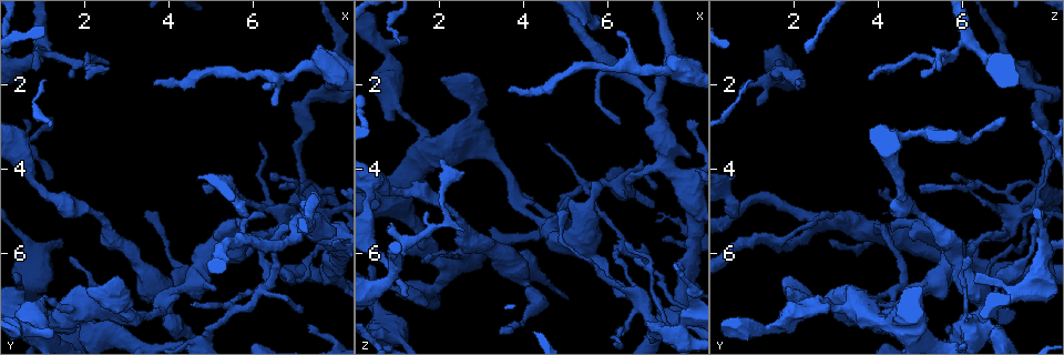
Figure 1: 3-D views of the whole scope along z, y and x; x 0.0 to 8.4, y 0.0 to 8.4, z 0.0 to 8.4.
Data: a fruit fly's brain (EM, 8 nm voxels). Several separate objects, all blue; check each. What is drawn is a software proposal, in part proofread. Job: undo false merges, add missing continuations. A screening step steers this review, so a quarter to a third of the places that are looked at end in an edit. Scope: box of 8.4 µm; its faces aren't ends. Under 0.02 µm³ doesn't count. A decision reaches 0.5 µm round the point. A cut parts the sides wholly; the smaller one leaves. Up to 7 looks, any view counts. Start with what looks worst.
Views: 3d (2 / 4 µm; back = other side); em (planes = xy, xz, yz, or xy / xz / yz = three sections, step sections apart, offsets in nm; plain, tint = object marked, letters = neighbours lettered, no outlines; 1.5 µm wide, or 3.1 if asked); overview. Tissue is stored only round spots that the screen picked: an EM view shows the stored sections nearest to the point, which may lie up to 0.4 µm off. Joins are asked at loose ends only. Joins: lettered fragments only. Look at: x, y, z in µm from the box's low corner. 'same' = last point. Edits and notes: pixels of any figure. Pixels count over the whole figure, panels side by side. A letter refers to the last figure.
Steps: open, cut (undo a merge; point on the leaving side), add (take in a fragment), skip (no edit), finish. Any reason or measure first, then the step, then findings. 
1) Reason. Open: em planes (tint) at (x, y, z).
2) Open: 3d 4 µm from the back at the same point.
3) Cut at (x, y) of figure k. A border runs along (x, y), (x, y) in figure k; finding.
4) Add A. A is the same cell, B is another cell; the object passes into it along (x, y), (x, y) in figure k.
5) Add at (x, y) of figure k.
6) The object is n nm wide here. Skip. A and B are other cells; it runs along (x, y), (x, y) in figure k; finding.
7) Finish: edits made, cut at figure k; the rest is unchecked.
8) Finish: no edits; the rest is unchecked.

An open end. Open: em planes (letters) at (5.70, 5.50, 4.35).

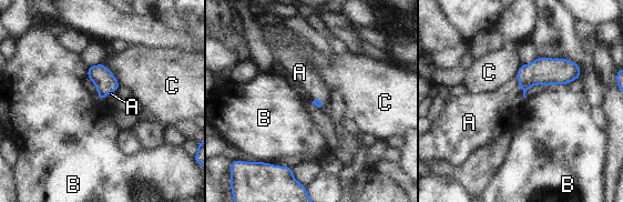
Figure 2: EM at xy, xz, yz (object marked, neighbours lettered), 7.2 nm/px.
Add A. A is the same cell, B and C are other cells; the object passes into it along (545, 71), (520, 87), (493, 109) in figure 2; it goes on there.

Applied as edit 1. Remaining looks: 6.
Calibre changes. Open: em xz step 8 (letters) at (4.95, 7.95, 4.90).

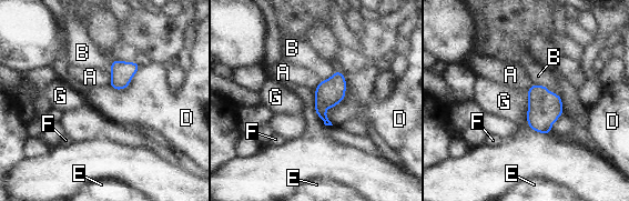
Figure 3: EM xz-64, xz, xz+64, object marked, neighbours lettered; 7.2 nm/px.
Skip. A, B, D, E, F and G are other cells; a border runs along (528, 90), (528, 111), (526, 114) in figure 3; all the same neuron.

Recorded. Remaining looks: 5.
Branch stops here. Open: 3d 4 µm at (3.45, 4.95, 7.85).

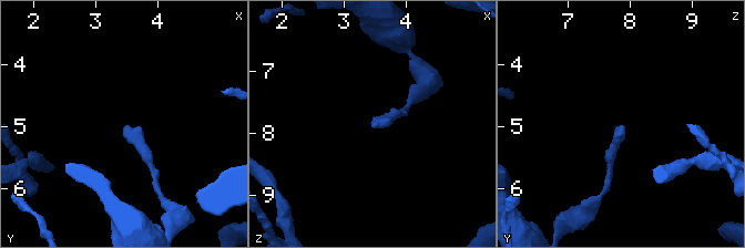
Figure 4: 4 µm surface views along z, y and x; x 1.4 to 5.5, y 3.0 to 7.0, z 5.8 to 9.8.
Open: em planes (letters) at (3.45, 4.95, 7.90).

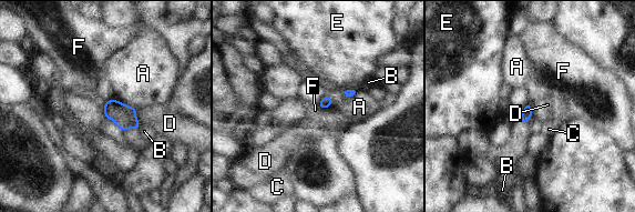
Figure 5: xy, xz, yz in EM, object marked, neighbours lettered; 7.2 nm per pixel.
Skip. A, B, C, D, E and F are other cells; a border runs along (114, 98), (111, 98), (103, 104) in figure 5; no lettered fragment goes on from it.

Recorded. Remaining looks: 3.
Finish: edits made, add at figure 2; the rest is unchecked.

